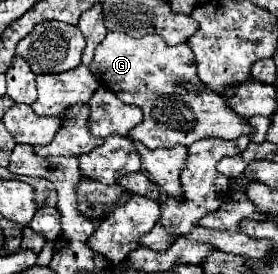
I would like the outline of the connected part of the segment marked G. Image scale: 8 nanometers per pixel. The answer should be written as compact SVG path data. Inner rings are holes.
M112 31L96 47L90 71L100 79L102 85L110 85L122 103L142 109L142 123L136 125L128 135L132 141L140 141L148 149L174 147L174 143L190 147L202 137L236 139L252 133L248 121L230 111L222 97L198 79L194 53L186 43L170 47L158 35L134 39ZM184 85L192 85L196 91L188 91Z

